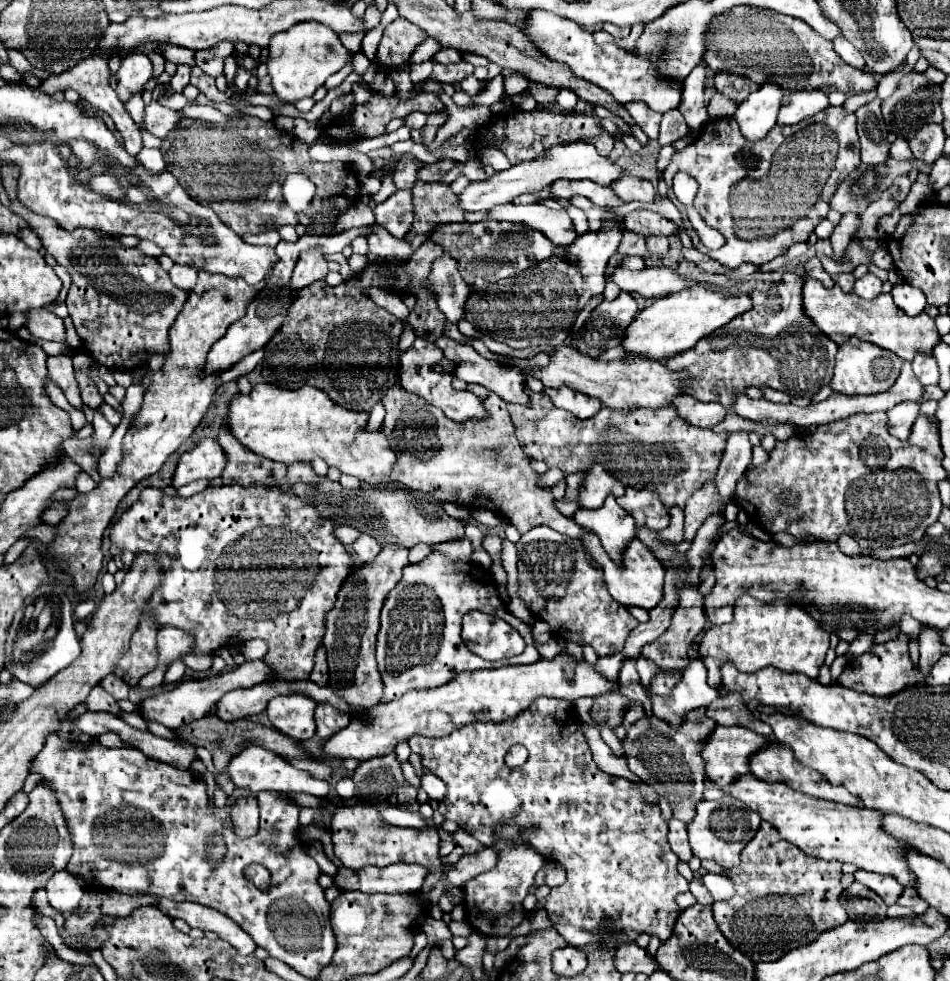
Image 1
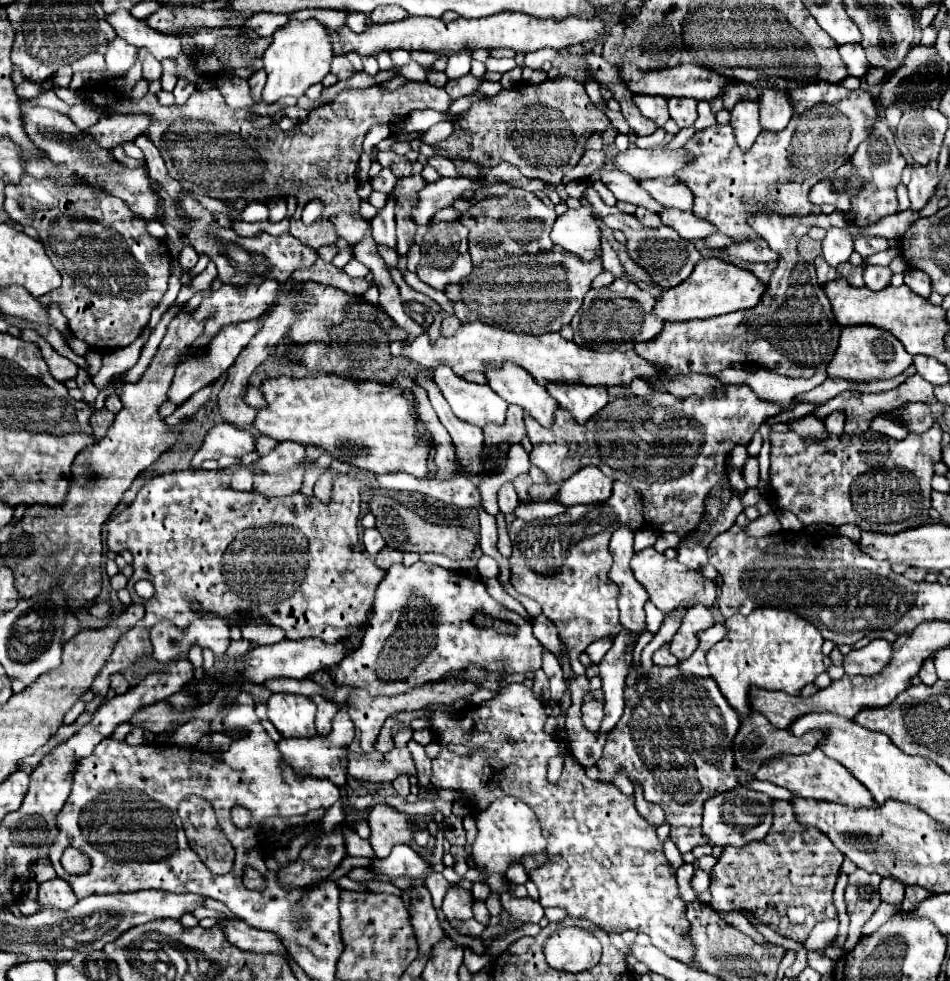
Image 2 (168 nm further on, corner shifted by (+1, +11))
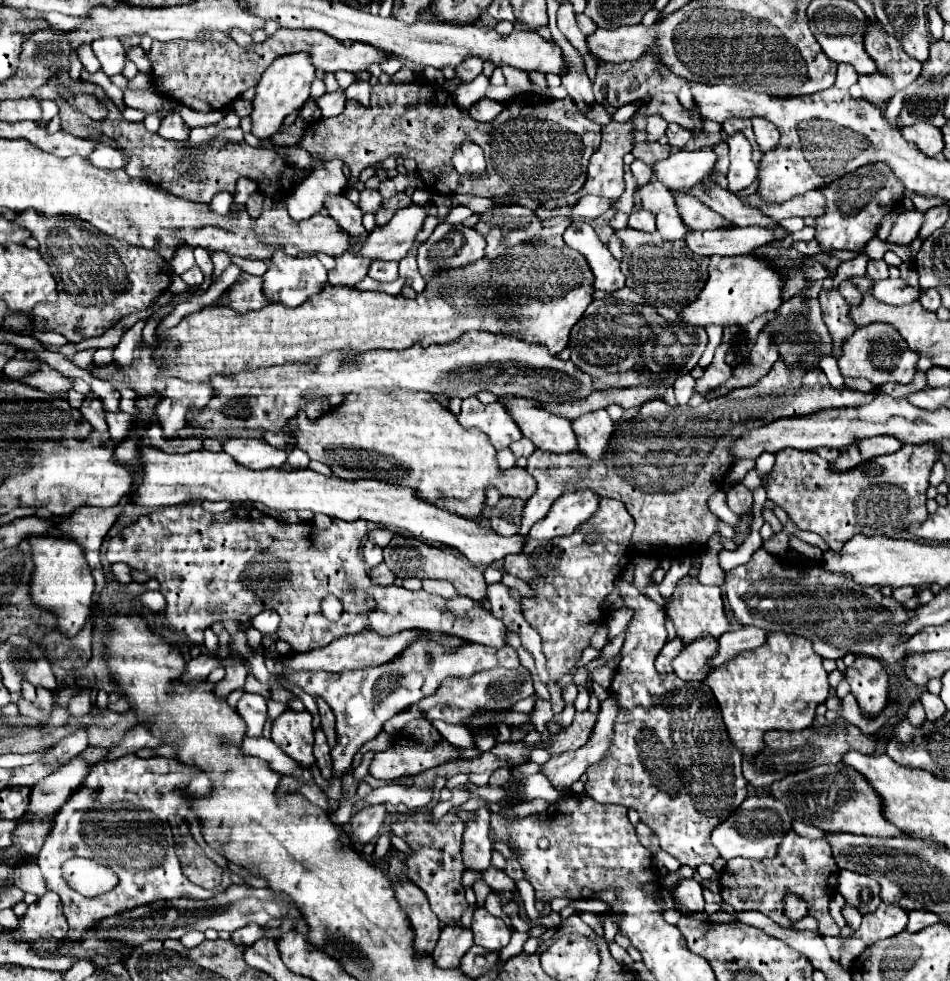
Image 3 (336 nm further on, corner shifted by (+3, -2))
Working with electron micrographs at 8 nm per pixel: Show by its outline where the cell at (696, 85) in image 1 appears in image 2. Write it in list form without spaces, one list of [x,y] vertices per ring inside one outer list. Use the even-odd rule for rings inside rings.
[[[668,100],[670,118],[676,120],[680,128],[688,128],[696,120],[696,100]]]

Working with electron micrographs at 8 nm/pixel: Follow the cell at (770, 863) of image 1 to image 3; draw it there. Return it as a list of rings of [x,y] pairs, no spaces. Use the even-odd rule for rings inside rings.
[[[788,831],[782,841],[782,849],[778,859],[756,863],[750,869],[742,869],[742,873],[730,871],[730,867],[724,869],[724,875],[720,877],[722,885],[722,899],[730,903],[736,911],[760,911],[768,915],[772,921],[776,921],[780,927],[792,927],[790,919],[784,913],[784,895],[796,893],[800,895],[810,909],[810,915],[818,919],[820,923],[820,935],[838,935],[840,929],[834,923],[834,919],[828,913],[830,897],[834,897],[838,887],[838,865],[830,853],[830,845],[824,839],[806,839],[800,837],[794,831]],[[788,853],[788,855],[786,855]]]

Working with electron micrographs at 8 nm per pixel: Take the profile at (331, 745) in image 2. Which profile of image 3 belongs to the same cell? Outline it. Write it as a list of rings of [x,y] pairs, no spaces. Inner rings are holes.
[[[420,639],[412,643],[398,659],[370,667],[370,669],[360,669],[360,671],[346,671],[346,673],[286,673],[282,671],[284,679],[302,691],[306,691],[312,697],[322,697],[330,709],[336,715],[336,733],[338,733],[338,743],[332,749],[332,763],[334,763],[334,777],[346,779],[346,769],[352,765],[354,755],[358,749],[374,739],[380,731],[382,725],[394,717],[398,711],[414,705],[422,697],[428,697],[436,693],[440,683],[446,677],[470,677],[472,673],[478,671],[488,671],[494,667],[504,667],[504,669],[516,669],[520,667],[516,651],[506,645],[502,649],[492,649],[486,645],[470,643],[458,651],[444,649],[436,643],[428,643],[426,639]]]

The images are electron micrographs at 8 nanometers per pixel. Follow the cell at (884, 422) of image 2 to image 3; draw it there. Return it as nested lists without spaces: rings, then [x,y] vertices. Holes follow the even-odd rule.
[[[870,437],[866,441],[860,441],[860,455],[864,461],[870,461],[874,457],[880,457],[880,455],[890,455],[890,453],[896,453],[898,449],[902,447],[902,443],[894,437]]]

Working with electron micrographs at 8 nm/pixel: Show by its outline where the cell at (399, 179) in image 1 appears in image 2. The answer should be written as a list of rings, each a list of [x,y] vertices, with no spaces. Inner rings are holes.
[[[382,168],[382,172],[370,180],[372,182],[372,188],[378,190],[378,192],[384,192],[384,194],[390,194],[398,182],[398,178],[394,176],[394,172],[390,168]]]

